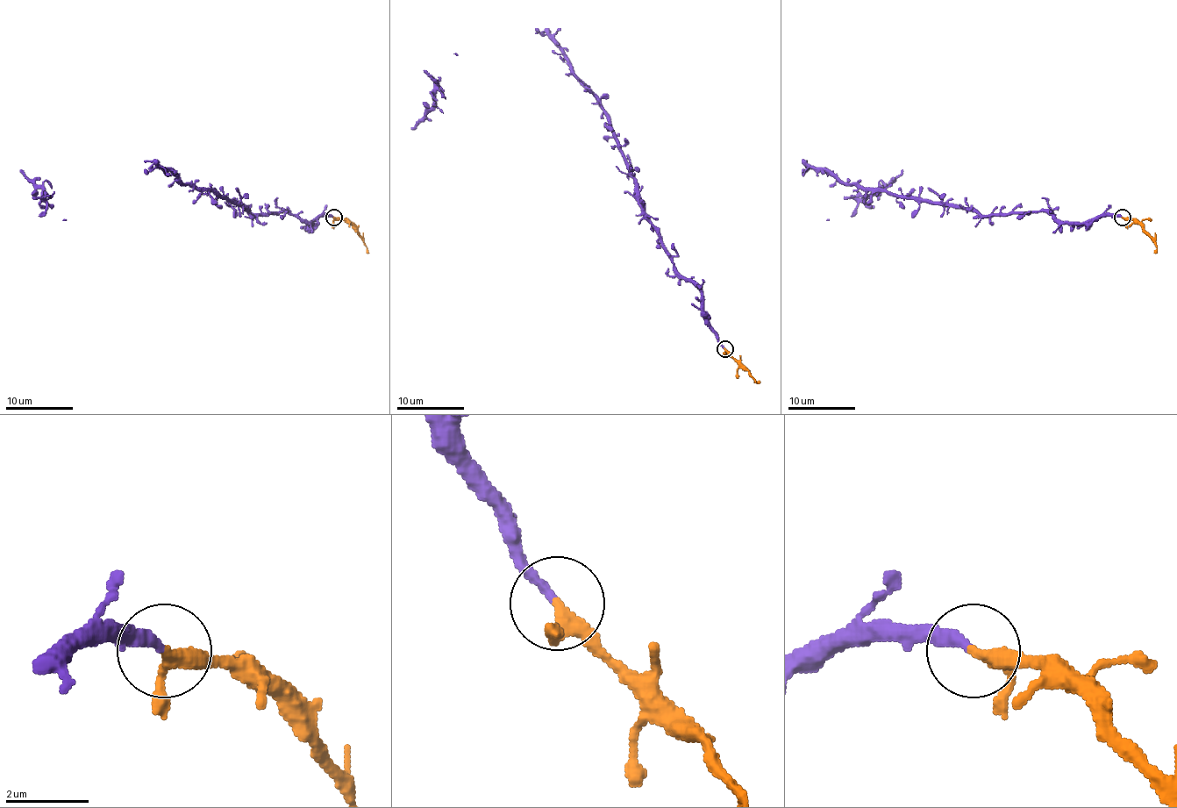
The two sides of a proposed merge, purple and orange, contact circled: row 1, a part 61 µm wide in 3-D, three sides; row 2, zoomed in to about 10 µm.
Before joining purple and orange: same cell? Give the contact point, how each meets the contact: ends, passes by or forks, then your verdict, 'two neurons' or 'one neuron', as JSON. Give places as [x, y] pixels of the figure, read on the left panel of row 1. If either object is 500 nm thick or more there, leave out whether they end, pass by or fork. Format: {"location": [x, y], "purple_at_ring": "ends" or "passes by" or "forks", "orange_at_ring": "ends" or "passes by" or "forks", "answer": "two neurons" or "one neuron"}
{"location": [333, 218], "purple_at_ring": "ends", "orange_at_ring": "passes by", "answer": "one neuron"}

